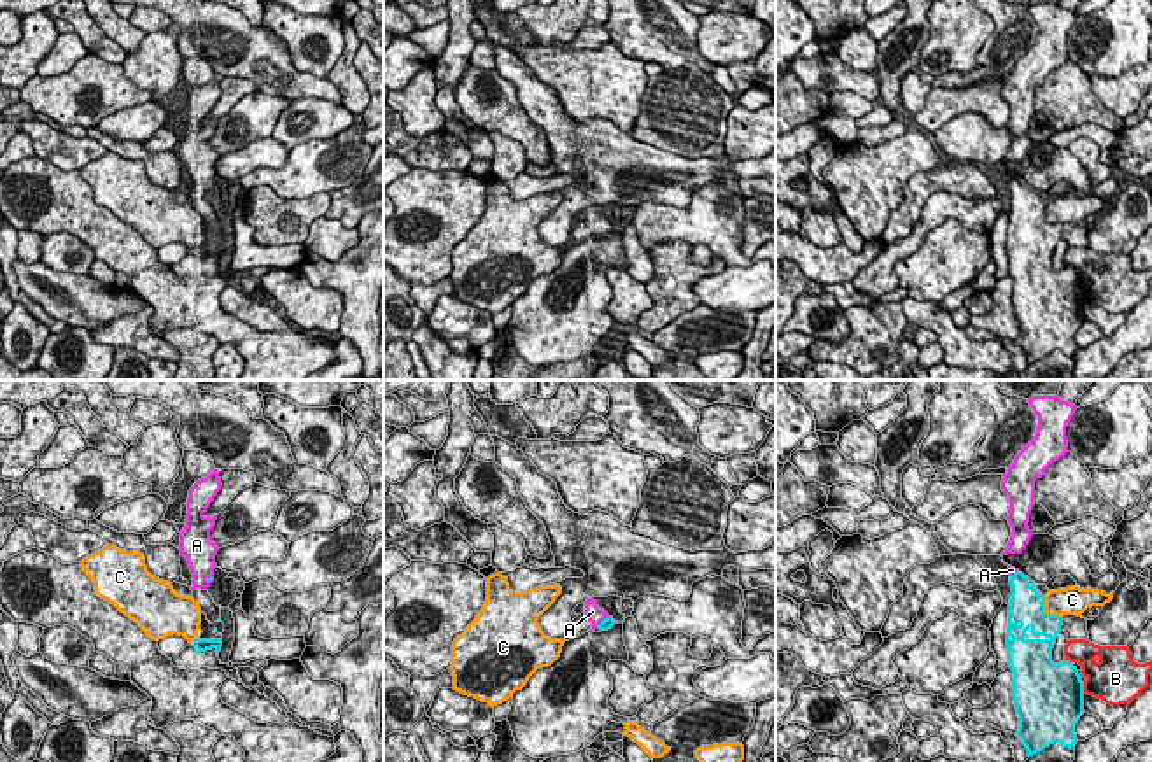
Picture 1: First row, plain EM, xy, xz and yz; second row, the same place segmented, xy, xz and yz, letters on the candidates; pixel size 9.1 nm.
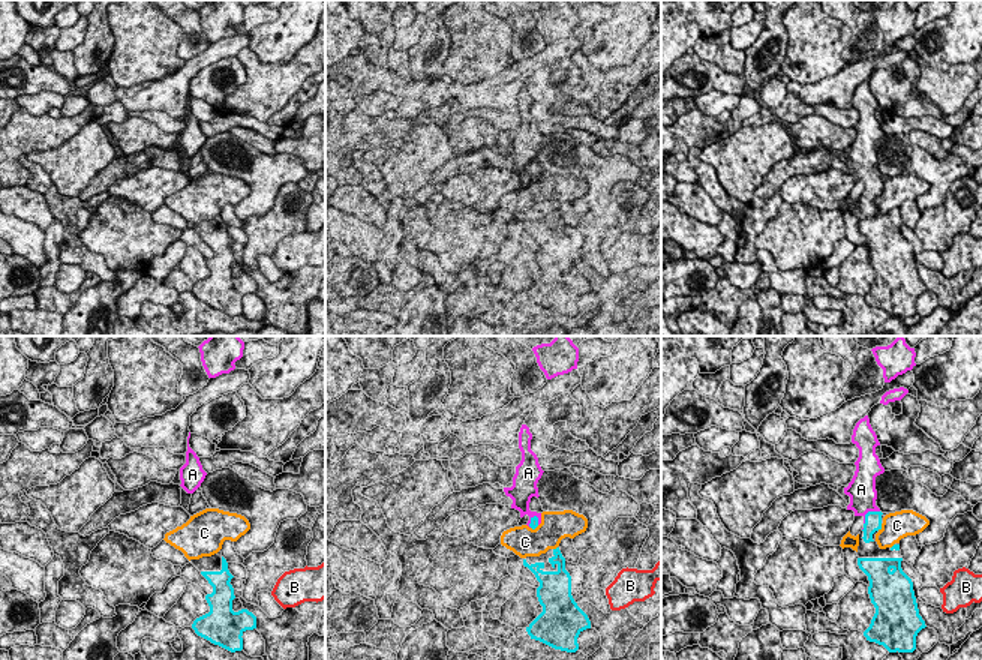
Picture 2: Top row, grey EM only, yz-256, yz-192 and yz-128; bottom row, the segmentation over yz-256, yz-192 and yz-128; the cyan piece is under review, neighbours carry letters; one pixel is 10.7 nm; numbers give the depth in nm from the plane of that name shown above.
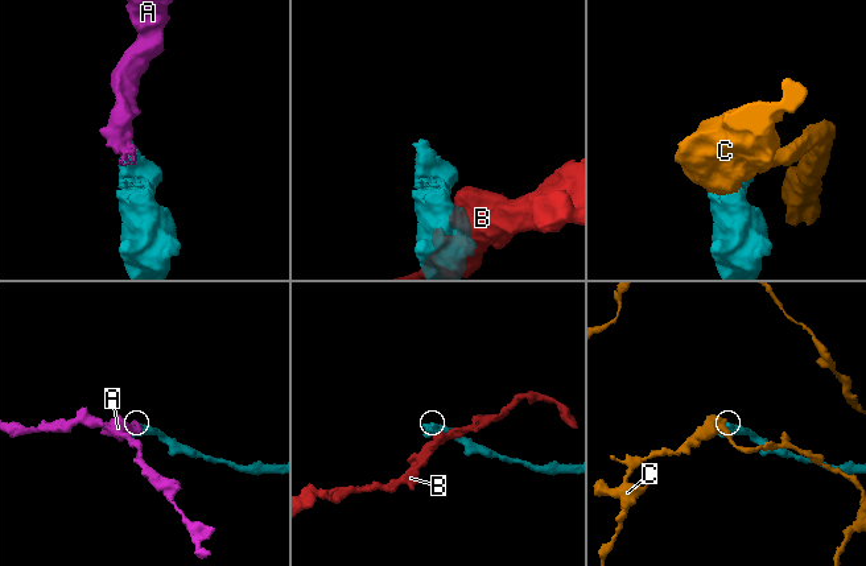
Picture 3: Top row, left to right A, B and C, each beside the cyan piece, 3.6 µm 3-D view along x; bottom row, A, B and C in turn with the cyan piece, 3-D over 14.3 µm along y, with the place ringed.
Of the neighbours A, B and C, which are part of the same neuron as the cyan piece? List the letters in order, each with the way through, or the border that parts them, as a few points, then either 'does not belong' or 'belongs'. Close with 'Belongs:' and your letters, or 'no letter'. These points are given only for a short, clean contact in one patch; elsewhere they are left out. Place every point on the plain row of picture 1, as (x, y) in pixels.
A: belongs
B: does not belong
C: does not belong
Belongs: A

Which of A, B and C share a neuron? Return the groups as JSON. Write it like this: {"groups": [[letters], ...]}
{"groups": [["A"], ["B"], ["C"]]}

